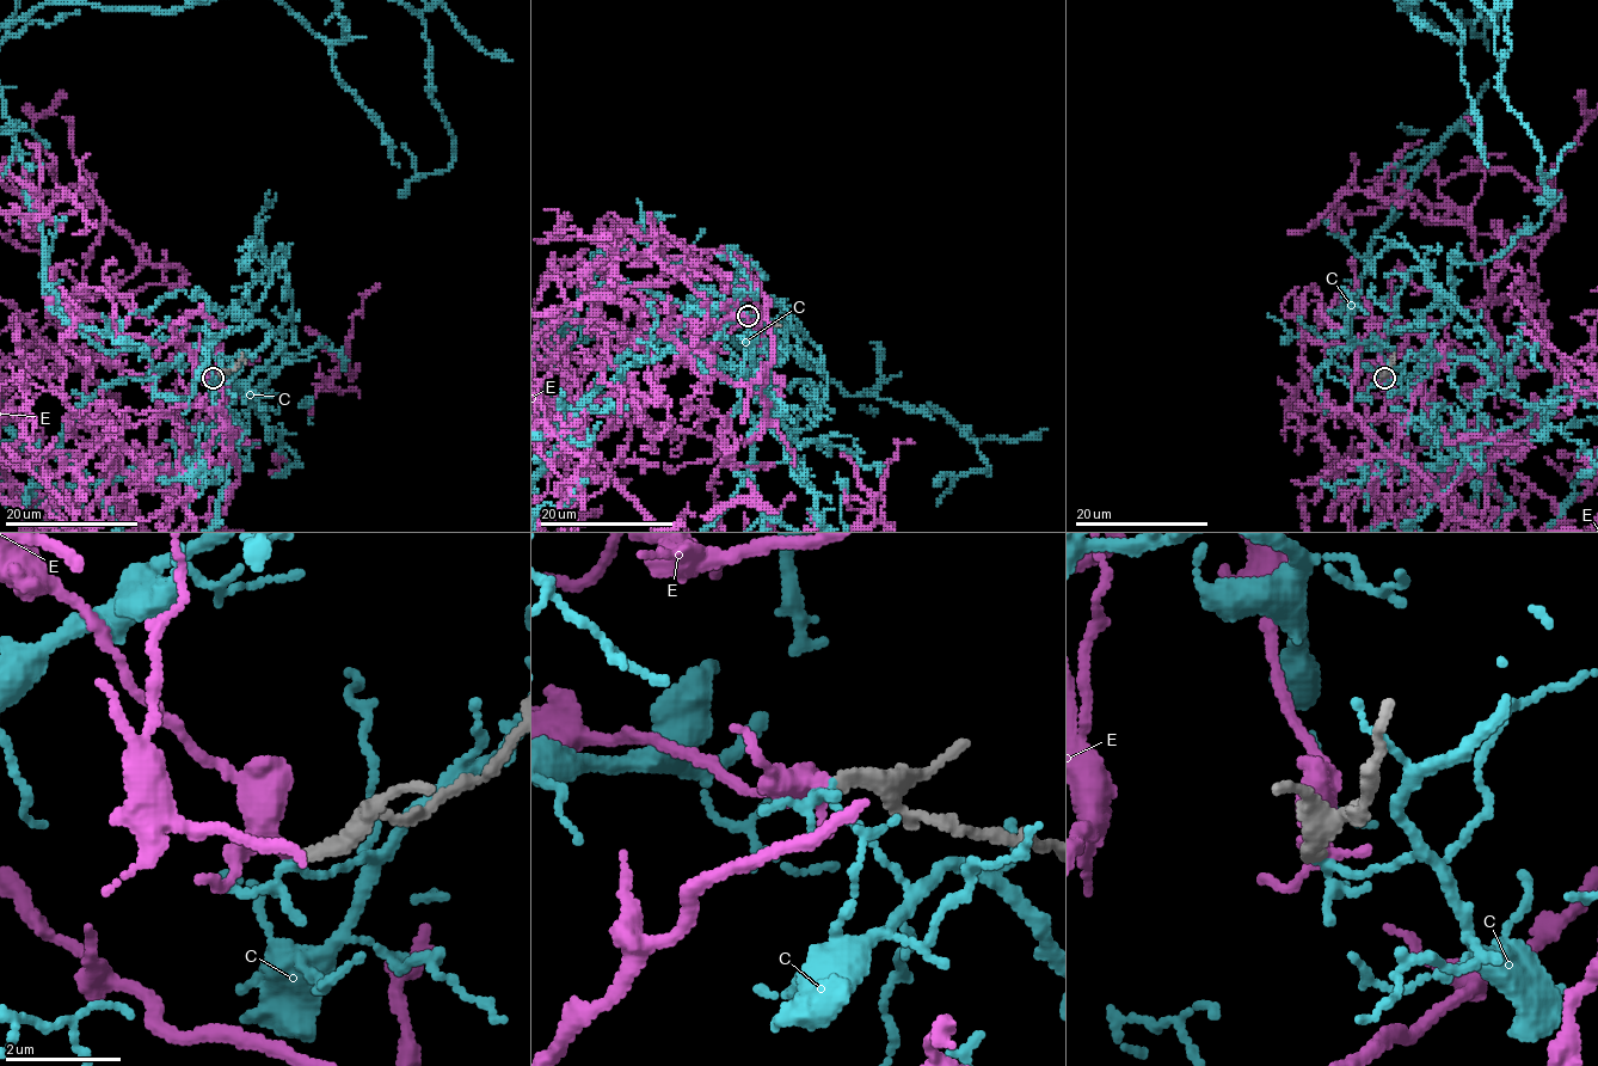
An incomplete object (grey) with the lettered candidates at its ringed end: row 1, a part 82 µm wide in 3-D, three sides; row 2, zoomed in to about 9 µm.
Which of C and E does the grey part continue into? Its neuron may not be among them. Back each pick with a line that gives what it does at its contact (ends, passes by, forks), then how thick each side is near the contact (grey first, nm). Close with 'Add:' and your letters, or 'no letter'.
E: it passes by | 280/280 nm
Add: E

